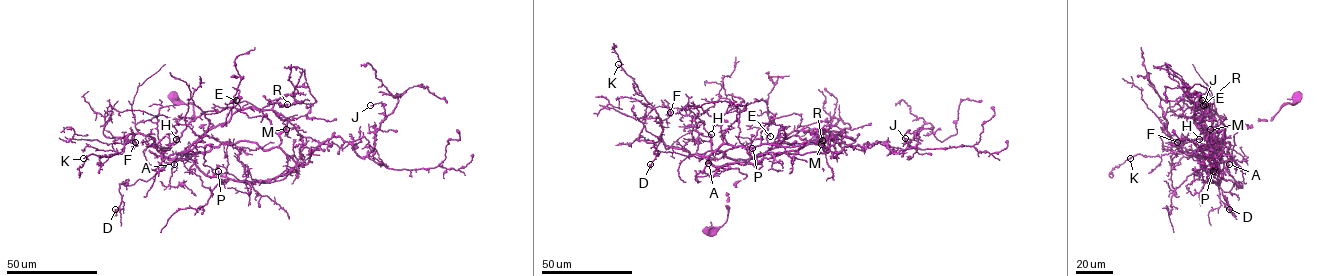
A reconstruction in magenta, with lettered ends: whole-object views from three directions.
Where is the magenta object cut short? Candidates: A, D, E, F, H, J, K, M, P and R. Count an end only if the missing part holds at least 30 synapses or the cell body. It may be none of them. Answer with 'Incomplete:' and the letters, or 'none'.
Incomplete: J, K, M

